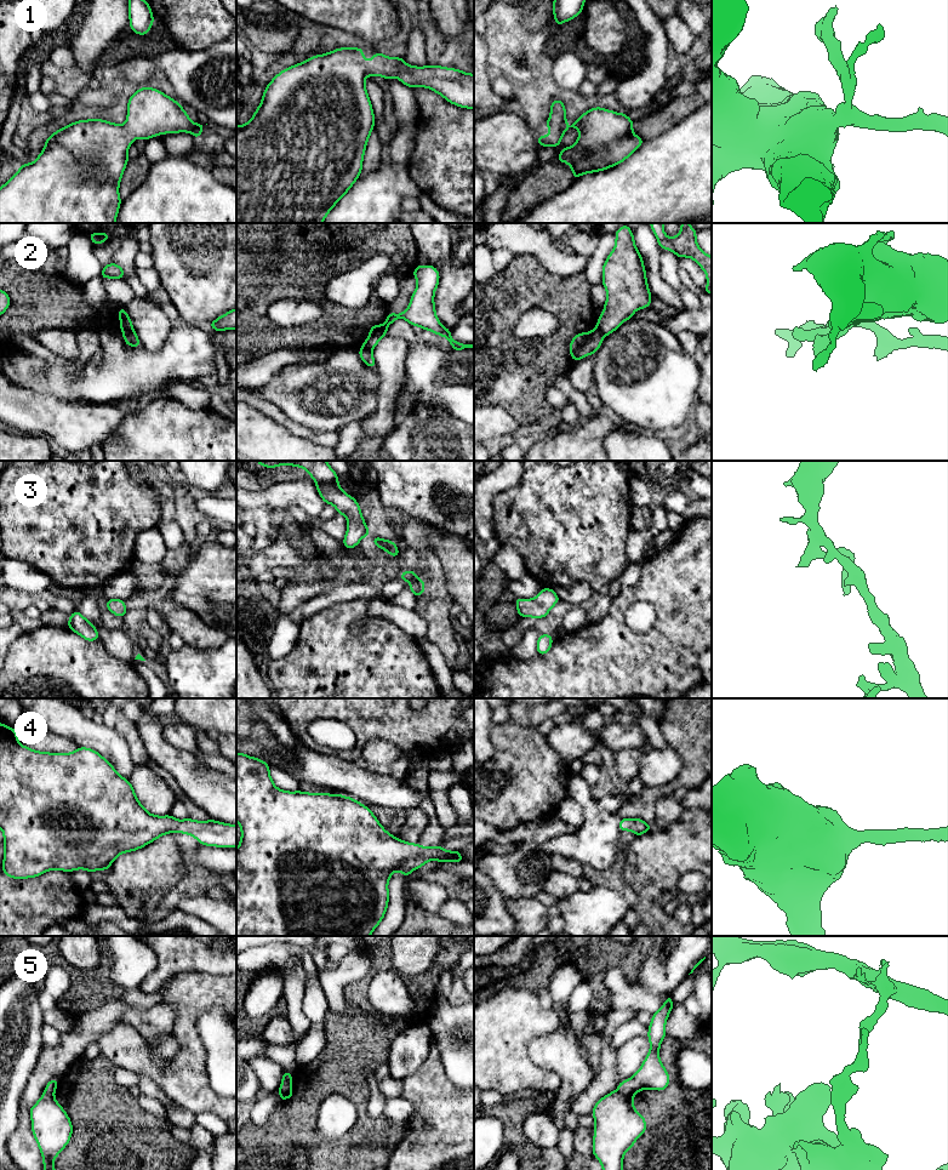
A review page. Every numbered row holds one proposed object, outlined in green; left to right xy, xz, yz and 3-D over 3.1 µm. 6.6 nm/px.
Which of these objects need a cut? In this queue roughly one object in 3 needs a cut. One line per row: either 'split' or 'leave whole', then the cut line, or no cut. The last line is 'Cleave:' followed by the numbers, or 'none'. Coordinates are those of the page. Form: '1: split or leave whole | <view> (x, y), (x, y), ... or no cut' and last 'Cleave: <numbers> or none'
1: leave whole | no cut
2: split | xy (132, 329), (123, 332)
3: leave whole | no cut
4: leave whole | no cut
5: split | yz (617, 1089), (630, 1099)
Cleave: 2, 5

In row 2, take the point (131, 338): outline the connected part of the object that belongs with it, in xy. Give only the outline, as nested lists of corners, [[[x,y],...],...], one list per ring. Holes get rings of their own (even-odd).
[[[129,330],[129,331],[124,331],[122,332],[122,336],[124,336],[124,339],[125,339],[125,343],[130,347],[141,347],[141,343],[138,341],[138,336],[137,333],[135,332],[135,330]]]

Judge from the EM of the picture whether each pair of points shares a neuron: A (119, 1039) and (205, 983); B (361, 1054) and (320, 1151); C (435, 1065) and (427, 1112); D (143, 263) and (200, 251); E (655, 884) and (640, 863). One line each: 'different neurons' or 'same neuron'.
A: same neuron
B: same neuron
C: same neuron
D: different neurons
E: same neuron

